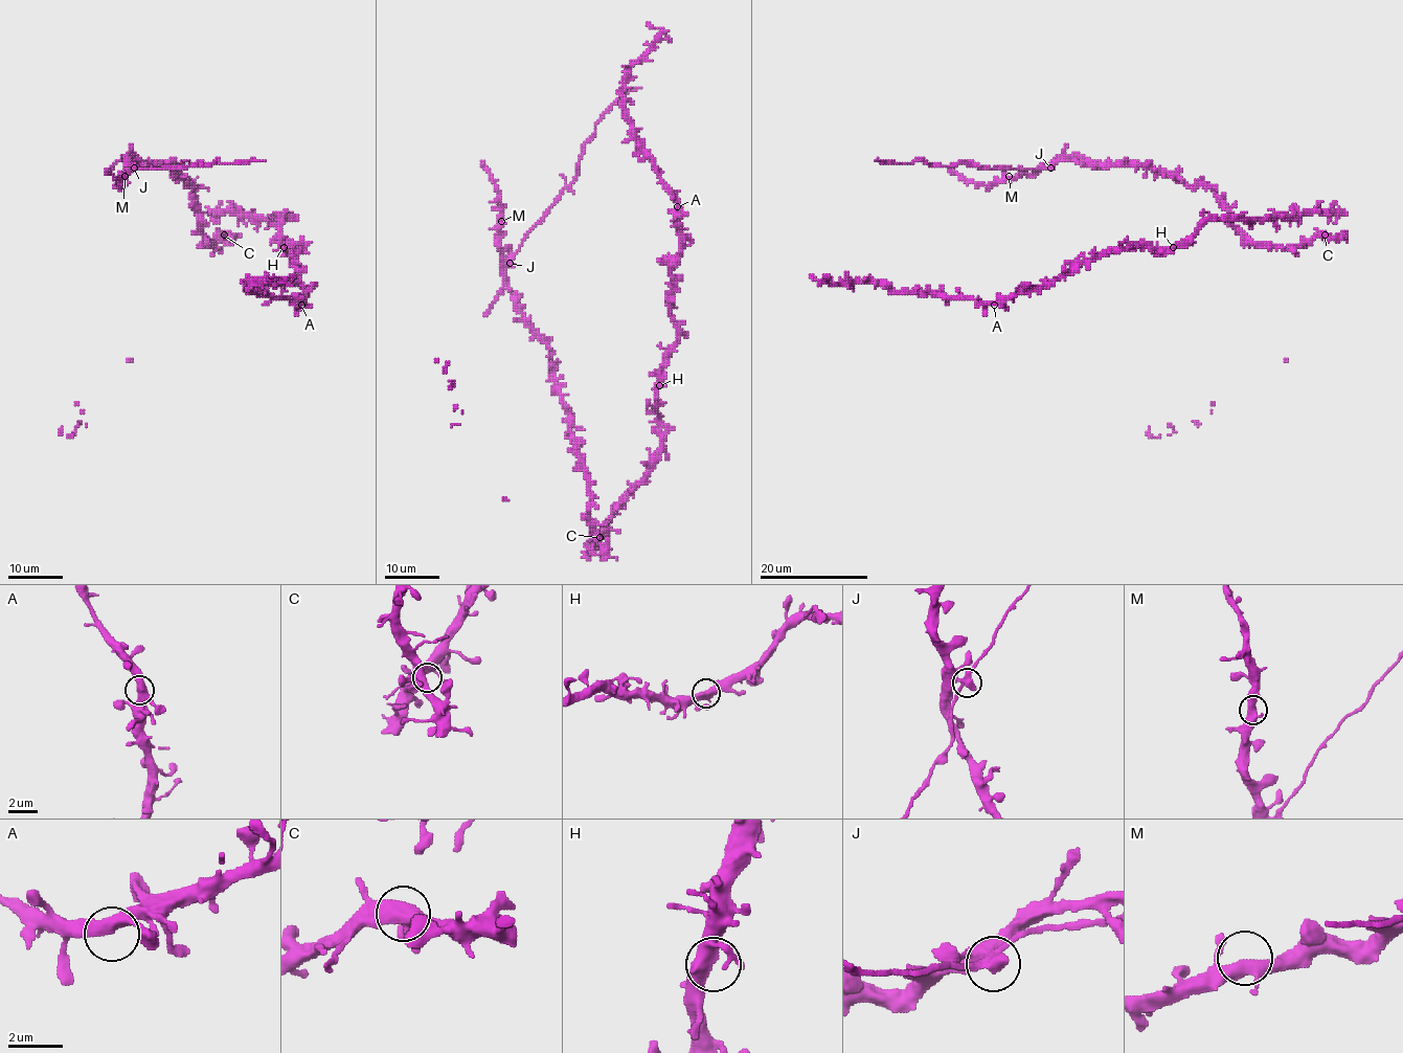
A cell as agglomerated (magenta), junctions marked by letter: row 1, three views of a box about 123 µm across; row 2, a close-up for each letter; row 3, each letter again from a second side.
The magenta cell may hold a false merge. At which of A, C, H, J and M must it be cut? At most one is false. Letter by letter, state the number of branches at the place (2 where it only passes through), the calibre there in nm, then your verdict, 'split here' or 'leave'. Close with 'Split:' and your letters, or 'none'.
A: 3 | 400 nm | leave
C: 4 | 440 nm | leave
H: 3 | 400 nm | leave
J: 3 | 340 nm | split here
M: 3 | 400 nm | leave
Split: J

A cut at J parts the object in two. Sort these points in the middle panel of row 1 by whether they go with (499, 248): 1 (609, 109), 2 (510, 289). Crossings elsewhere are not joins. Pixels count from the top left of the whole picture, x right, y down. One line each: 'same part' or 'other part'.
1: other part
2: same part

